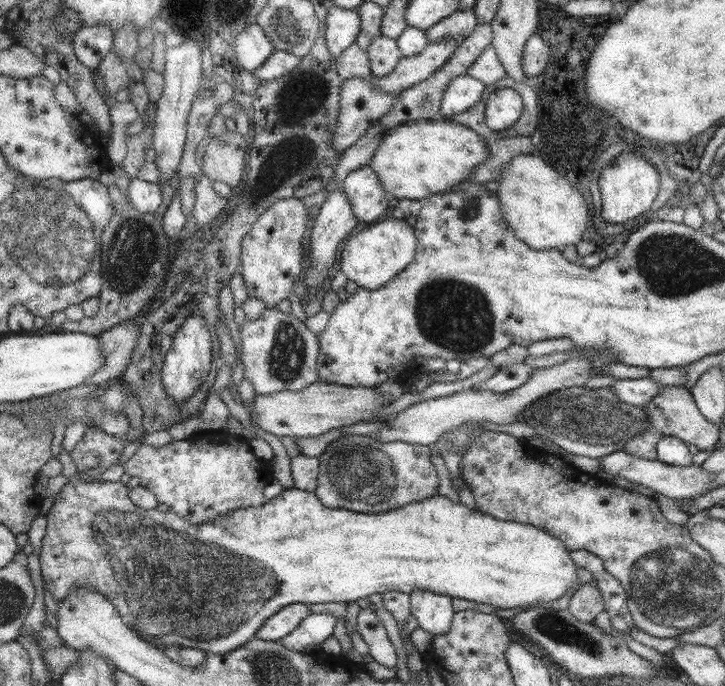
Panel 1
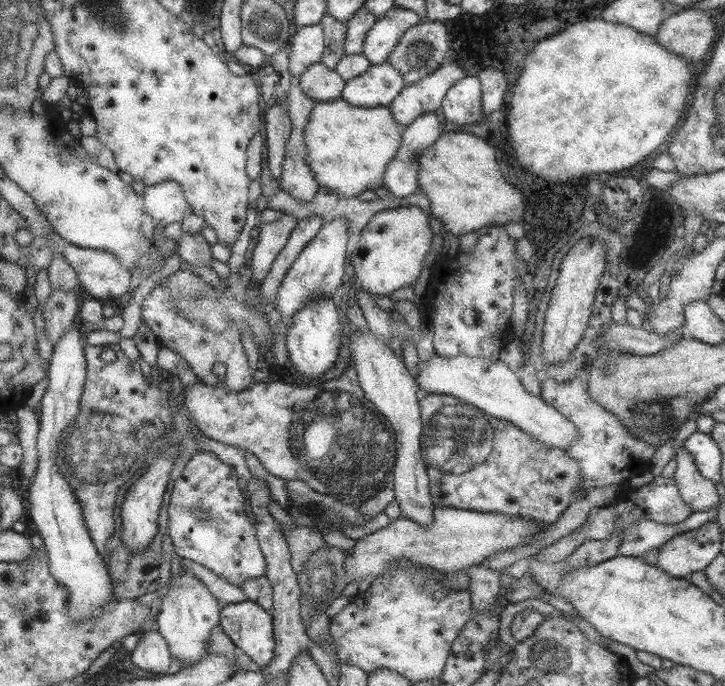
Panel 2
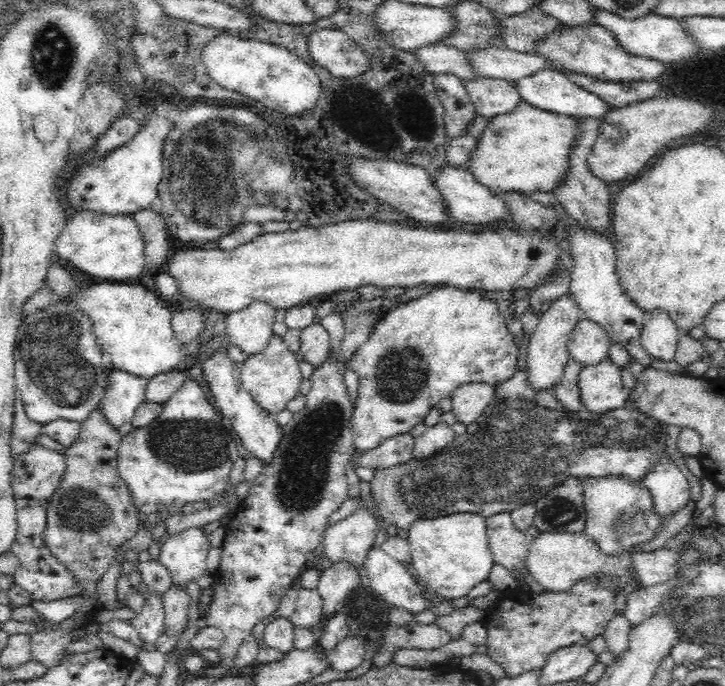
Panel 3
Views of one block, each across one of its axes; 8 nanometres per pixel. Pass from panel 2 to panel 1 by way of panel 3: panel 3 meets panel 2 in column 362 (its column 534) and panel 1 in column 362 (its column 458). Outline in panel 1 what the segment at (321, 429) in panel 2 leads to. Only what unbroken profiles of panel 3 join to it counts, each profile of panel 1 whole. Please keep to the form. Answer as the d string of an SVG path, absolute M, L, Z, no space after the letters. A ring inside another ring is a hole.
M345 433L330 441L318 456L317 486L313 494L327 508L338 508L356 513L380 513L402 507L433 495L437 495L437 474L429 462L426 446L407 444L403 441L380 441L373 436L354 436Z

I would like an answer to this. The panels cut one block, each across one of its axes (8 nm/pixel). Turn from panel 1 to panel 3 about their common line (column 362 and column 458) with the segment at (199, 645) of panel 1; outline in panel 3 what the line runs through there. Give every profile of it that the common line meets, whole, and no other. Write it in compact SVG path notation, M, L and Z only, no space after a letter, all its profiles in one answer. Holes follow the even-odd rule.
M474 512L415 520L408 530L407 543L416 568L426 588L443 598L462 598L476 584L485 582L495 564L491 553L486 518Z

